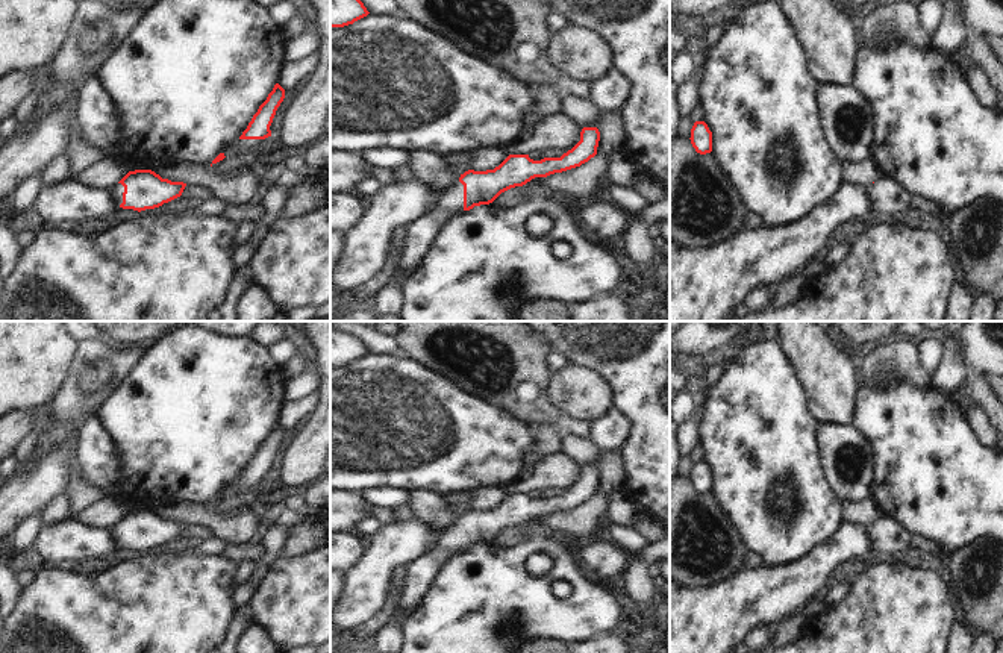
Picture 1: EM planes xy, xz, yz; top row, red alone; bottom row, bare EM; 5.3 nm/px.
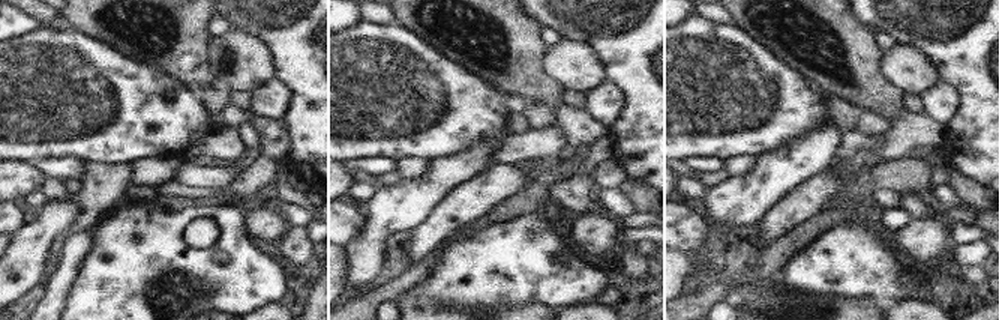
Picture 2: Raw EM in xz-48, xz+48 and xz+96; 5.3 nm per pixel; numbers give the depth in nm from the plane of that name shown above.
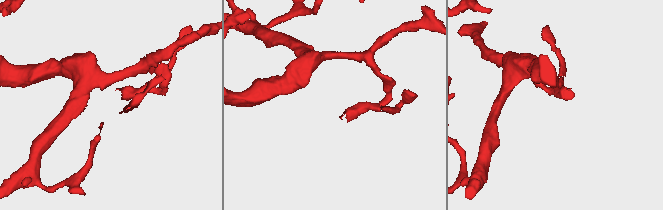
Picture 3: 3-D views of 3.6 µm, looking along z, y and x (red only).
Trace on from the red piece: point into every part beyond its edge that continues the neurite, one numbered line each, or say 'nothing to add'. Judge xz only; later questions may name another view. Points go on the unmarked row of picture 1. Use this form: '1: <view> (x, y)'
1: xz (421, 574)

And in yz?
nothing to add

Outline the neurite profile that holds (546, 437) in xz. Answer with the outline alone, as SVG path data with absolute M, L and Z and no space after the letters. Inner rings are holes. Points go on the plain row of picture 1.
M538 424L532 427L535 453L539 458L547 458L561 451L561 436L564 429L555 424Z

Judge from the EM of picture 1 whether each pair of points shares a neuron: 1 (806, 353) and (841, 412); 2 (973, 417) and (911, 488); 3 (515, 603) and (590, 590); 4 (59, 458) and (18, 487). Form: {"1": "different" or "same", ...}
{"1": "same", "2": "different", "3": "same", "4": "same"}

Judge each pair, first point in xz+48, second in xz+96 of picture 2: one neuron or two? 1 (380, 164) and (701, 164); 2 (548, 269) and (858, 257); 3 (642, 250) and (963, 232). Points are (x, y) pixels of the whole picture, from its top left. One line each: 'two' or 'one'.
1: one
2: one
3: two

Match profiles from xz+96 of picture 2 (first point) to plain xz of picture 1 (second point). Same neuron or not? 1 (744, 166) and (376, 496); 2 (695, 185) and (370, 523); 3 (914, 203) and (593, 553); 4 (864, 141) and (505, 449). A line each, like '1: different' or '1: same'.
1: different
2: same
3: different
4: different

